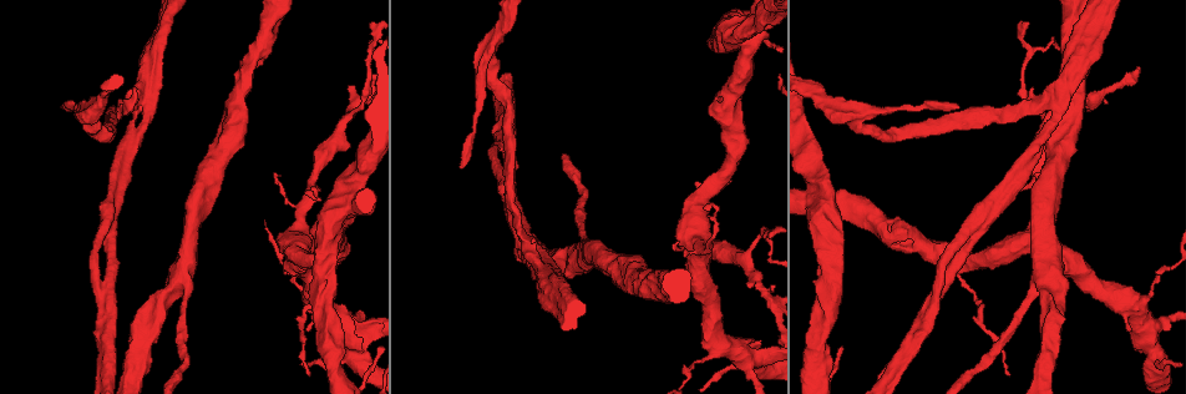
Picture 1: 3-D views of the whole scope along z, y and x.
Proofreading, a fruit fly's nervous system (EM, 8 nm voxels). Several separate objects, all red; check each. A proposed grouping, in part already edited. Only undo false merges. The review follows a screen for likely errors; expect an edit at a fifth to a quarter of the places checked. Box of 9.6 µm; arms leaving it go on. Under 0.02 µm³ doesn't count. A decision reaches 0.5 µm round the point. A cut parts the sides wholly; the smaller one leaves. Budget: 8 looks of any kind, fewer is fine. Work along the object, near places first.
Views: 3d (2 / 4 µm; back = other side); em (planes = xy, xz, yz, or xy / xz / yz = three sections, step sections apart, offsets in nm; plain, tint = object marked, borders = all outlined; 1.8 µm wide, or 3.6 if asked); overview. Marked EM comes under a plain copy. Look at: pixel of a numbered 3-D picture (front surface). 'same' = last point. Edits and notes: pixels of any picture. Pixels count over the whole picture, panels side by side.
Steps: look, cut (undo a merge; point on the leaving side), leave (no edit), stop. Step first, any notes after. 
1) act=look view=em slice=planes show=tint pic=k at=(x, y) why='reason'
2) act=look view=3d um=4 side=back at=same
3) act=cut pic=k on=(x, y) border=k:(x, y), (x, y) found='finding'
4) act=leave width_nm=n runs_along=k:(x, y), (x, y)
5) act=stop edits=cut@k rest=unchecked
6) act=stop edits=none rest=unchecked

act=look view=em slice=planes show=borders pic=1 at=(949, 281) why='touches itself'

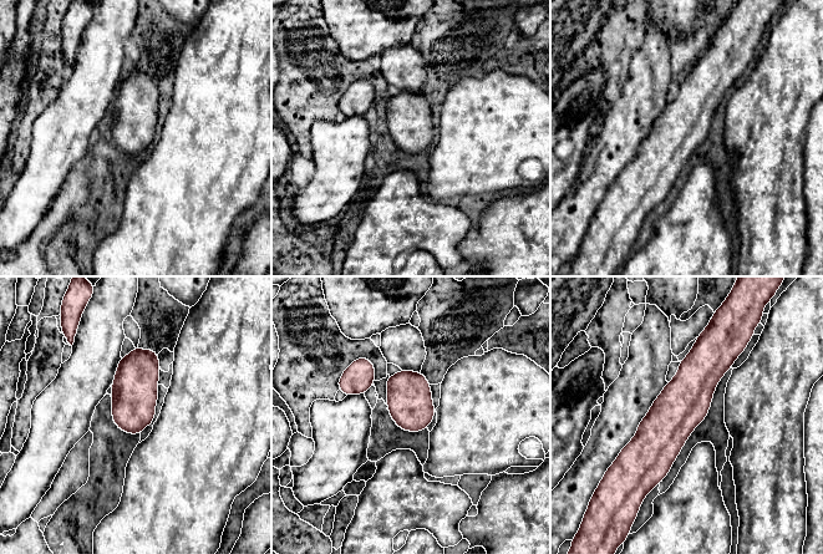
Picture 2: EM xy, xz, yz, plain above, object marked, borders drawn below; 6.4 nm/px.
act=leave runs_along=2:(704, 342), (654, 481) found='one neuron here'

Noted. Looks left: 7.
act=look view=3d um=4 pic=1 at=(557, 312) why='closes a loop'

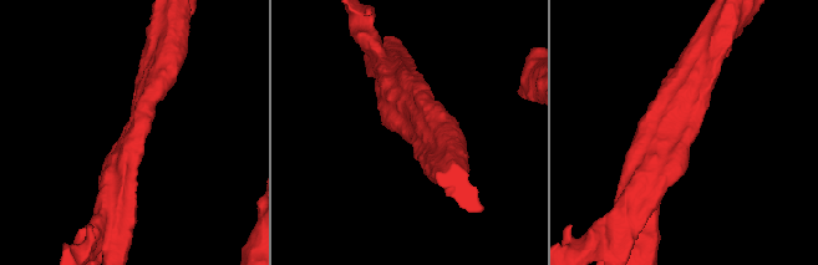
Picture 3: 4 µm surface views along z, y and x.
act=look view=em slice=planes show=tint pic=3 at=(688, 130)

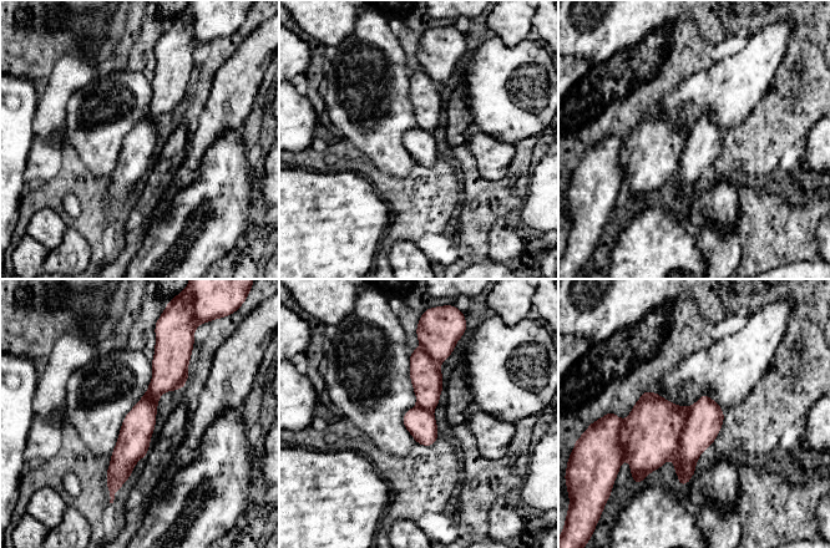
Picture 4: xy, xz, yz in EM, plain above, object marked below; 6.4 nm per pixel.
act=cut pic=4 on=(649, 436) border=4:(689, 409), (677, 448), (673, 452) found='a second neuron is stuck on'

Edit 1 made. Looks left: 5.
act=look view=overview

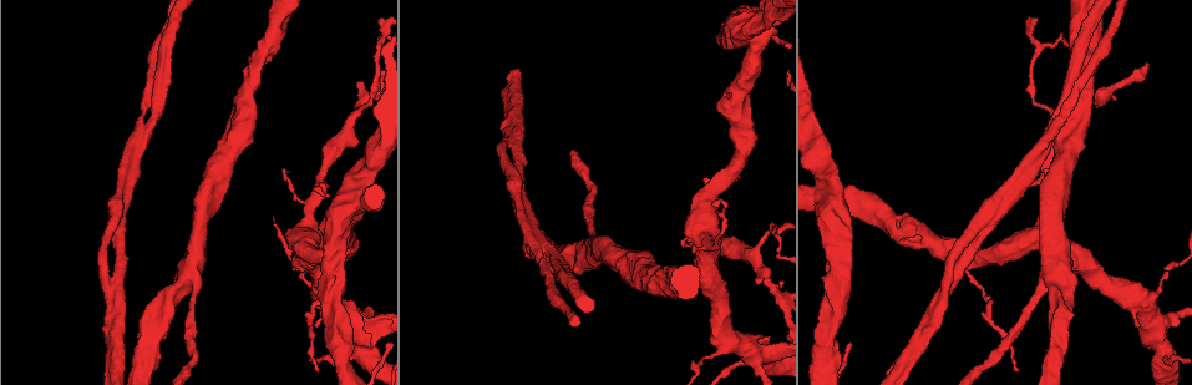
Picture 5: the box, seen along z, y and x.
act=look view=em slice=yz step=4 show=tint pic=5 at=(997, 211) why='three-way junction'

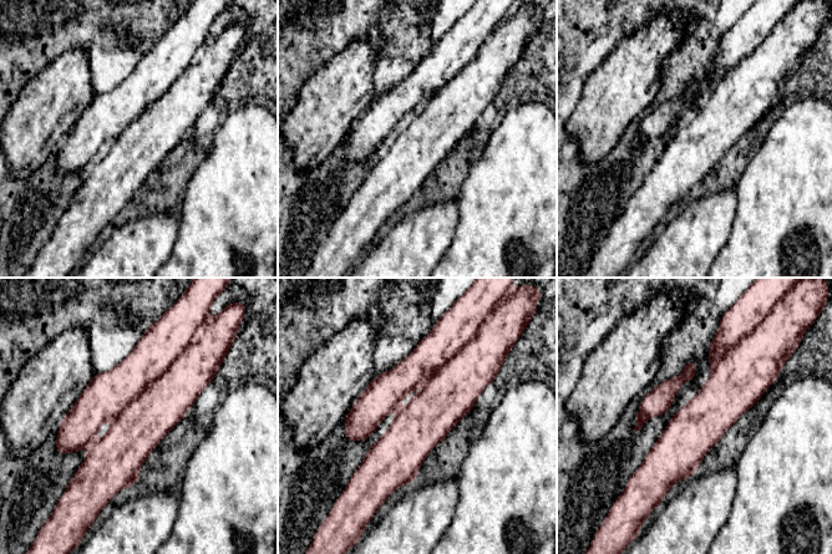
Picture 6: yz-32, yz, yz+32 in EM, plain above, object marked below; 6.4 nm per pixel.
act=look view=em slice=planes show=tint at=same

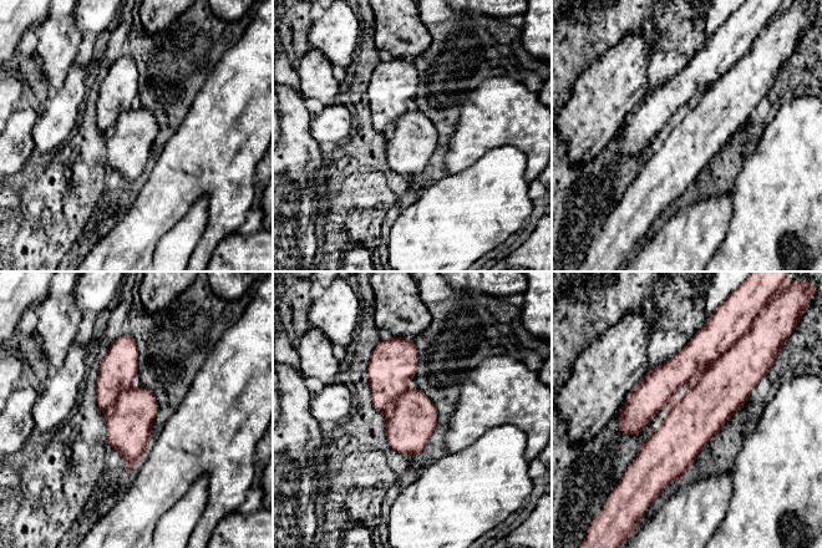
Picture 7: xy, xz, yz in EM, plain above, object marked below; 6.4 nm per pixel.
act=leave runs_along=7:(698, 336), (709, 405), (665, 481) found='all the same neuron'

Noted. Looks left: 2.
act=stop edits=cut@4 rest=unchecked

